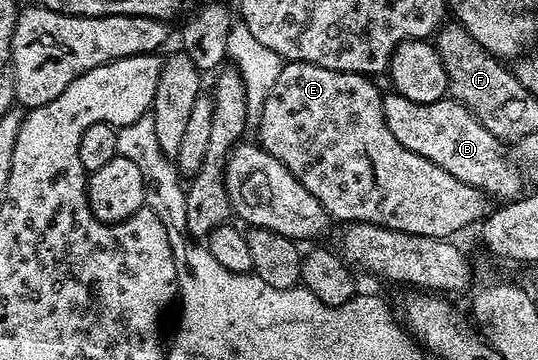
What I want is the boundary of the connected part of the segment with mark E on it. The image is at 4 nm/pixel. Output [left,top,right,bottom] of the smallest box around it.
[258,61,490,239]

